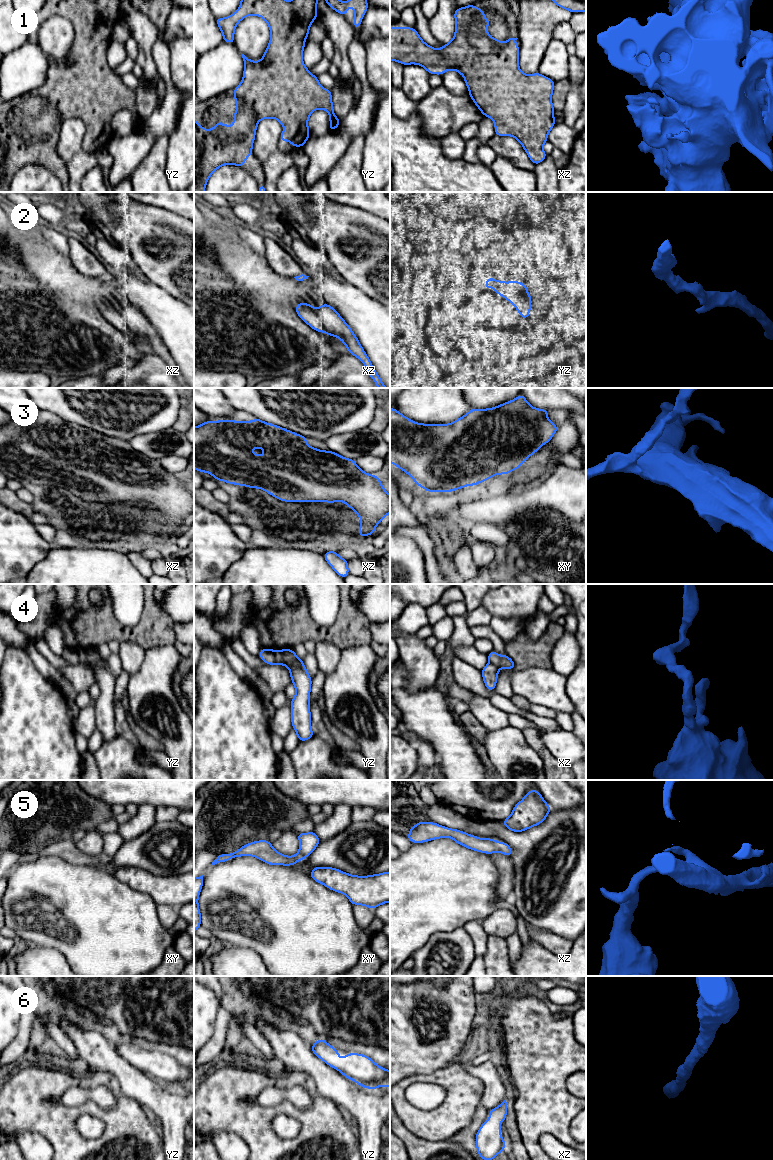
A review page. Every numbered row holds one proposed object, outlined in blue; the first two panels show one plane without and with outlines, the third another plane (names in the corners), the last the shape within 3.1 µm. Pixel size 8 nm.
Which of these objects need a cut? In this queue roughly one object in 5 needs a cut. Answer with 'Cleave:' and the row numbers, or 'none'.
Cleave: 4

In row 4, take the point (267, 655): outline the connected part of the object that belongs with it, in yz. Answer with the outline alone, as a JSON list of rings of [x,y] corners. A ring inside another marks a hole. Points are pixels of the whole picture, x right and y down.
[[[262,648],[259,657],[269,665],[275,664],[275,656],[274,656],[275,650],[270,650],[266,648]]]

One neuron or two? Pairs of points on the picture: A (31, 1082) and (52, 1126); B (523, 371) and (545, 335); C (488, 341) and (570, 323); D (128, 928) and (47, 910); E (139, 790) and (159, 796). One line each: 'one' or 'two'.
A: one
B: two
C: two
D: one
E: one

